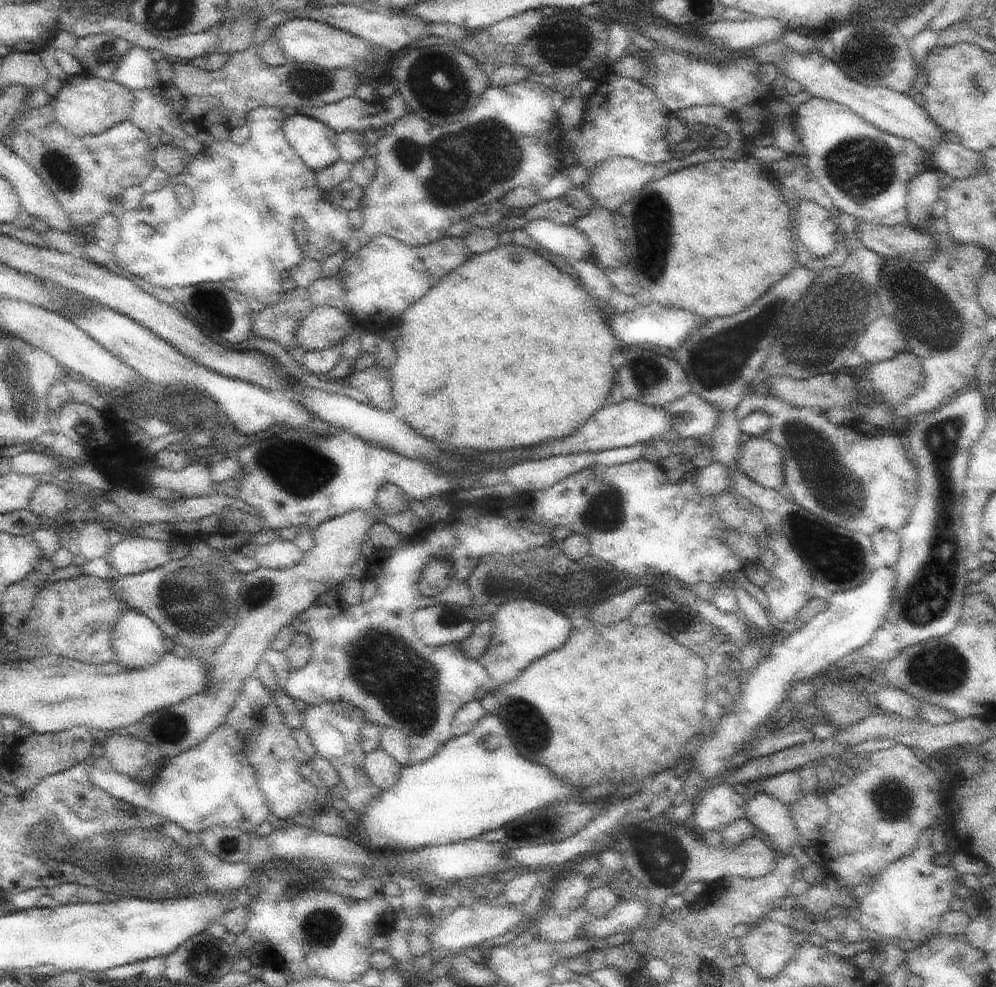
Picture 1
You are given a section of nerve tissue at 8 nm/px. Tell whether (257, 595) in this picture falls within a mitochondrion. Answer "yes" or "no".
yes

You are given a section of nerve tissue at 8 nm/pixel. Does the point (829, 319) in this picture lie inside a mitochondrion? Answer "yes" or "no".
yes

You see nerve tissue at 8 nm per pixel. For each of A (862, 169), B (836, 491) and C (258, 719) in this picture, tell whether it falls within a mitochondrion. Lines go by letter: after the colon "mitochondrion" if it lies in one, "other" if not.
A: mitochondrion
B: mitochondrion
C: mitochondrion

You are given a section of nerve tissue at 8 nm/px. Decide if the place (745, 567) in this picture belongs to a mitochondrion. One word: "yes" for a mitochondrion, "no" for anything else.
no

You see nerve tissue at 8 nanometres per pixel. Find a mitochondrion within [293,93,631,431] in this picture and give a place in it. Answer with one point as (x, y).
(470, 159)

